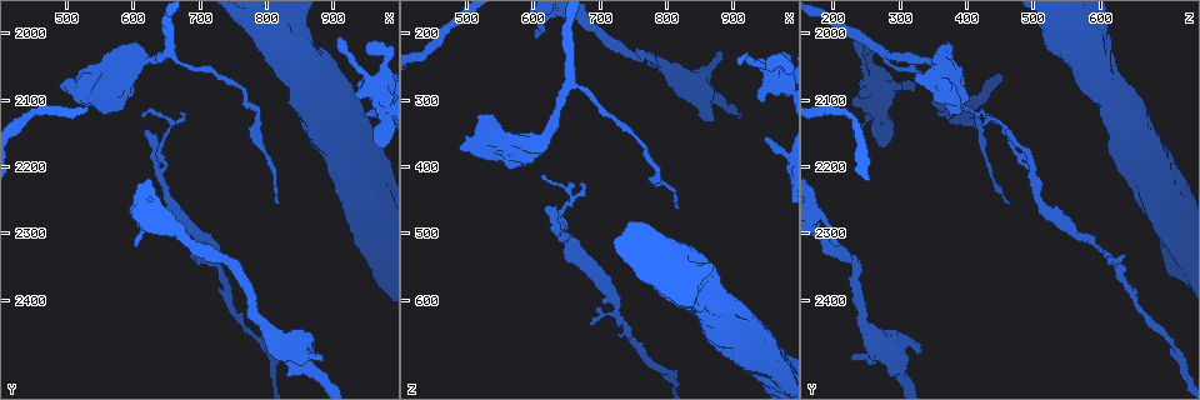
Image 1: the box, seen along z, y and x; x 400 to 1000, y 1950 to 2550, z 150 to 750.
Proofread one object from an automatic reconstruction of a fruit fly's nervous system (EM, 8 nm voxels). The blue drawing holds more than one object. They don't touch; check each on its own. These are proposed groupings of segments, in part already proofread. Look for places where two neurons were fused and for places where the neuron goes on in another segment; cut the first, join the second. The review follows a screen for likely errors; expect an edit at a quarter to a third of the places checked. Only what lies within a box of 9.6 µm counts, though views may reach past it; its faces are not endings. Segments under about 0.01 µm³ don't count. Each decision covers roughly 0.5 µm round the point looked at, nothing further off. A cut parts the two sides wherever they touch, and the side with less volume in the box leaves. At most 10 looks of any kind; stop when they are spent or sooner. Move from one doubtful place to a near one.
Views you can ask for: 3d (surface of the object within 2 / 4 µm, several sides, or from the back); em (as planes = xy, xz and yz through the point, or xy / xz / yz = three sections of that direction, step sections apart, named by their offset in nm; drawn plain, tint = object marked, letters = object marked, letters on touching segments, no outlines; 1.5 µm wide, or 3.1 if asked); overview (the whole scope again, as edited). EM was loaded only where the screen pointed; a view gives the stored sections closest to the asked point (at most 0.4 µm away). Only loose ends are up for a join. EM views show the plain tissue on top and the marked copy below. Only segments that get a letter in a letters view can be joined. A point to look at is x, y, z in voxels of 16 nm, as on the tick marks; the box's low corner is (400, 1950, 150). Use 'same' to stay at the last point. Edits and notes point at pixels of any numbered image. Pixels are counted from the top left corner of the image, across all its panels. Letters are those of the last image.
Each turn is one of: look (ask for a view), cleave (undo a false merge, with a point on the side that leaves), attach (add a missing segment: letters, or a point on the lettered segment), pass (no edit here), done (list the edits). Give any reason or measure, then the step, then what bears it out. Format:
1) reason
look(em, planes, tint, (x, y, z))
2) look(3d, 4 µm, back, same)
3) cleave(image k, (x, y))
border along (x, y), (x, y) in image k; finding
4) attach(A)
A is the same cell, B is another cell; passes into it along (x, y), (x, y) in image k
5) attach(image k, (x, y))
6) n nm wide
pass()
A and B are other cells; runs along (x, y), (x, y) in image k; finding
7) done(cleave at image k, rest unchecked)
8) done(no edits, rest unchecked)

branch stops here
look(em, xz, step 4, letters, (670, 2120, 425))

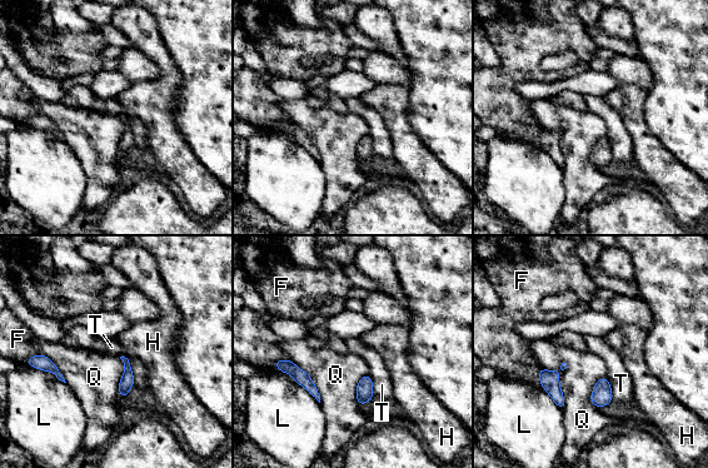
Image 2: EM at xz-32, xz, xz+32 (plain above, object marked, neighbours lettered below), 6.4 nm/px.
pass()
F, H, L, Q and T are other cells; border along (120, 356), (128, 359), (134, 383) in image 2; none of them fits

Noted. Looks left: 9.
sudden change in width
look(3d, 4 µm, (695, 2305, 560))

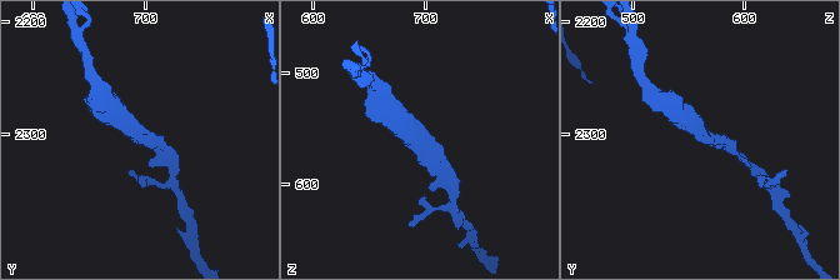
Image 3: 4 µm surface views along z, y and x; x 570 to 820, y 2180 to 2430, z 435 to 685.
now the EM
look(em, xz, step 4, tint, (700, 2302, 568))

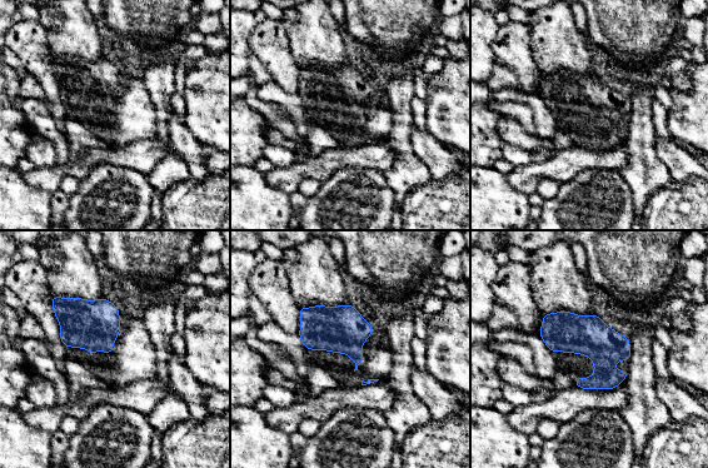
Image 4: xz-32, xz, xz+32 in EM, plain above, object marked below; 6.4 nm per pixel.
another direction
look(em, planes, letters, same)

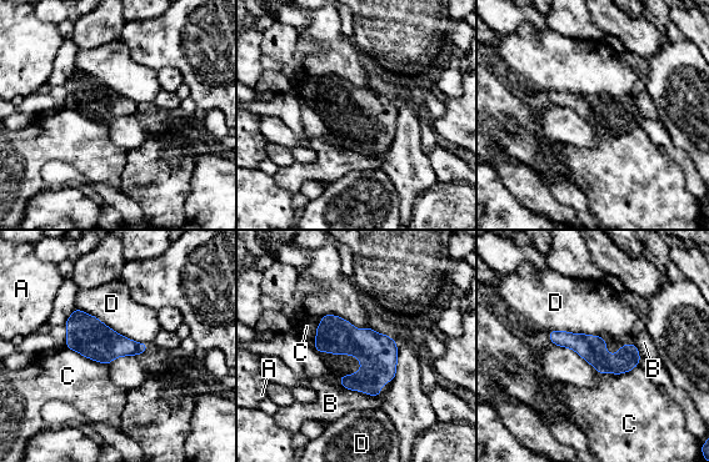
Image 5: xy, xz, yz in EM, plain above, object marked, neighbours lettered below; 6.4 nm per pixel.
pass()
A, B, C and D are other cells; border along (76, 306), (116, 332), (148, 345) in image 5; one neuron here

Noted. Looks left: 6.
free end
look(3d, 4 µm, (935, 2085, 305))

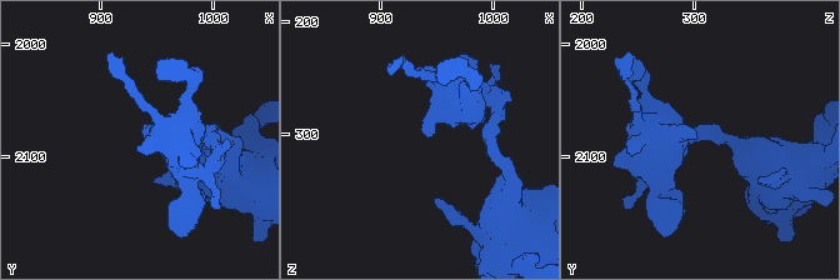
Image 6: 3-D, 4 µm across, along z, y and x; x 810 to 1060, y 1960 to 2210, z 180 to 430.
shape alone is not enough
look(em, planes, letters, (938, 2078, 304))

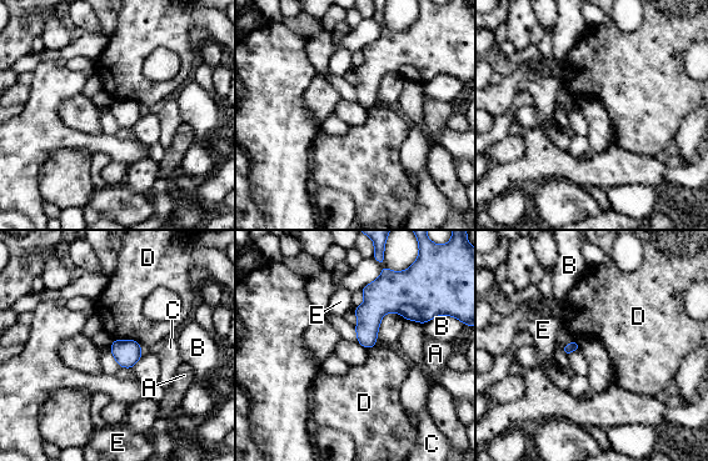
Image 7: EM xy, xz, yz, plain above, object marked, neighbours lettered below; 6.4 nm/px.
D touches over 170 nm
pass()
A, B, C, D and E are other cells; border along (114, 339), (133, 339), (139, 344) in image 7; no lettered segment goes on from it

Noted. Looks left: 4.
free end
look(3d, 4 µm, (880, 2485, 225))

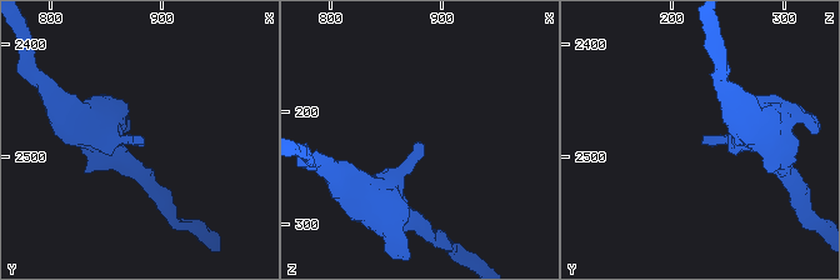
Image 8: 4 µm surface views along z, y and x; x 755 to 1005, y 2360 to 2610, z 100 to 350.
now the EM
look(em, xz, step 4, tint, (878, 2486, 226))

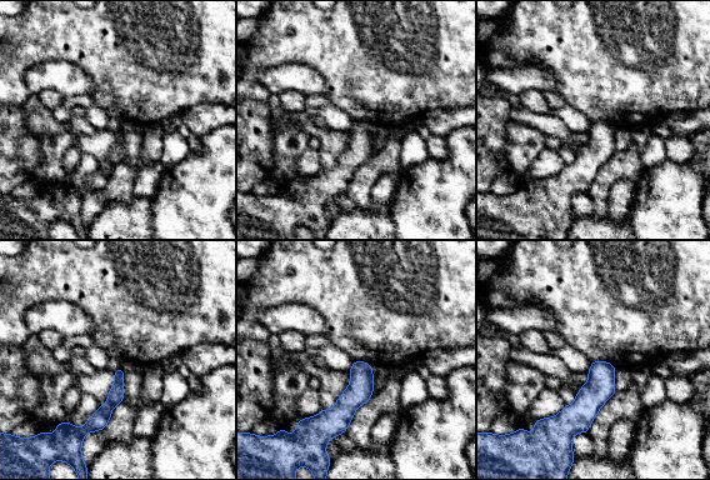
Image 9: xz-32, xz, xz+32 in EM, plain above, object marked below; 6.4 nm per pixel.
cut it another way
look(em, planes, letters, same)

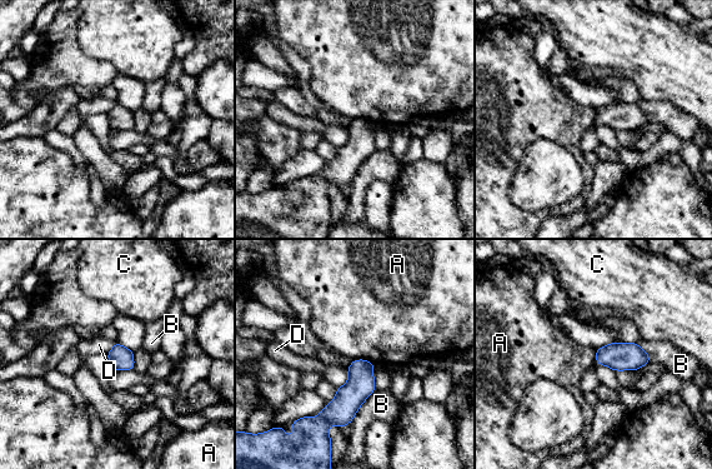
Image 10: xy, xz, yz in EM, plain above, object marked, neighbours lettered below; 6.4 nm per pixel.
pass()
A, B, C and D are other cells; border along (354, 359), (366, 359), (374, 365) in image 10; none of them fits

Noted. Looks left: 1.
done(no edits, rest unchecked)

